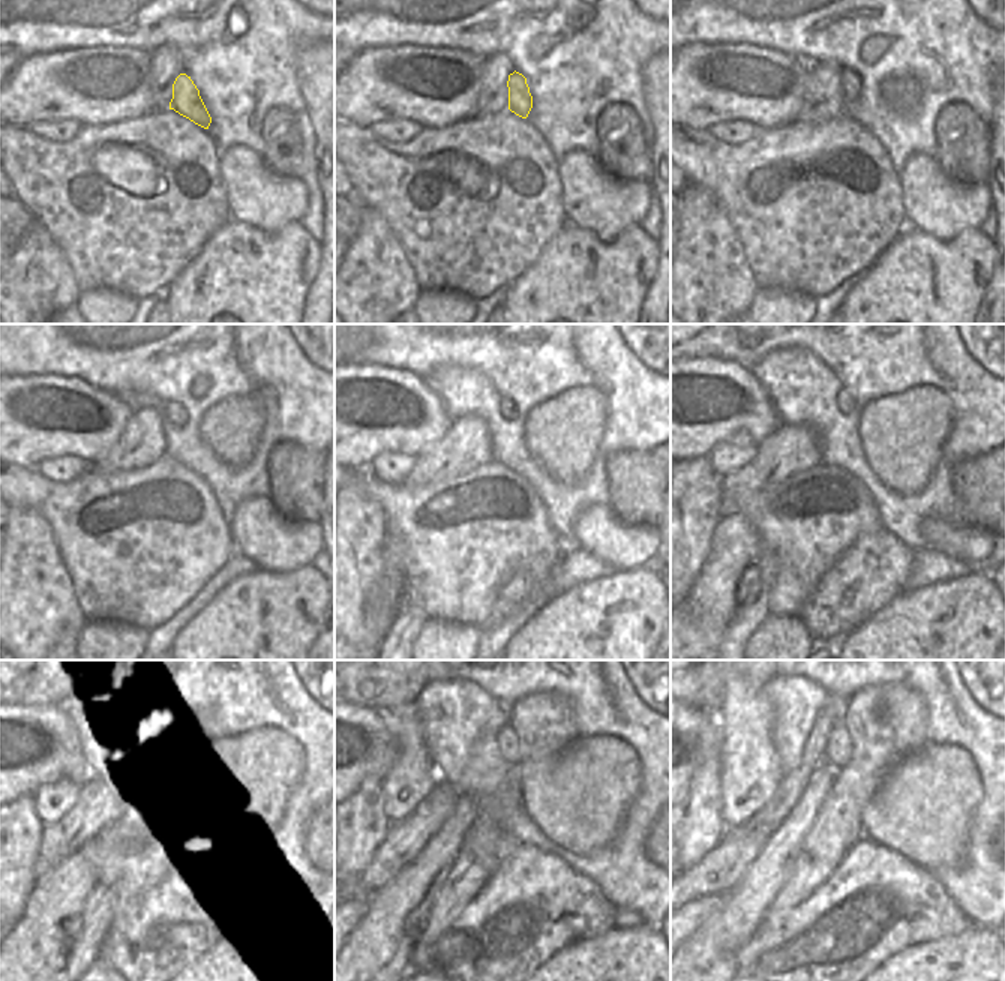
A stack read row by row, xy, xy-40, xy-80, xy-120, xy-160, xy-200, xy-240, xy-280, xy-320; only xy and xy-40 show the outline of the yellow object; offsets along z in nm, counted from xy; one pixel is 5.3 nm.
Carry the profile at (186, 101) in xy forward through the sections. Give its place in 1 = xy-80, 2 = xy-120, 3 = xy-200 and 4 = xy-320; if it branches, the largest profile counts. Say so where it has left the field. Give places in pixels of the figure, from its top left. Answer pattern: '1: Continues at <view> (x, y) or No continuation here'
1: Continues at xy-80 (851, 84)
2: Continues at xy-120 (174, 413)
3: Continues at xy-200 (845, 402)
4: Continues at xy-320 (837, 753).

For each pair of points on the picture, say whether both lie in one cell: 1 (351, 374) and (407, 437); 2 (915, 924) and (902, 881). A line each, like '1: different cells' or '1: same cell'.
1: same cell
2: same cell

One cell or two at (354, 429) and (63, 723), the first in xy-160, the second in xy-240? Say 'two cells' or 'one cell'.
one cell

